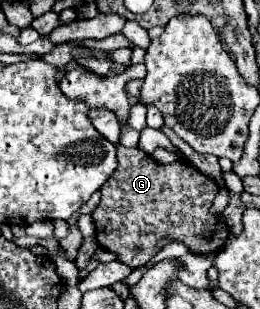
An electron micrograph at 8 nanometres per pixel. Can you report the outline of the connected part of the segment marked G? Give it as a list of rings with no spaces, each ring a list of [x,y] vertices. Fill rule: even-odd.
[[[118,146],[118,168],[100,188],[102,200],[92,212],[98,244],[116,254],[118,262],[138,268],[148,264],[162,250],[160,240],[170,238],[184,244],[192,254],[212,254],[224,248],[230,230],[222,216],[210,214],[220,186],[198,172],[190,162],[158,164],[140,148]],[[188,188],[188,198],[180,190]]]

